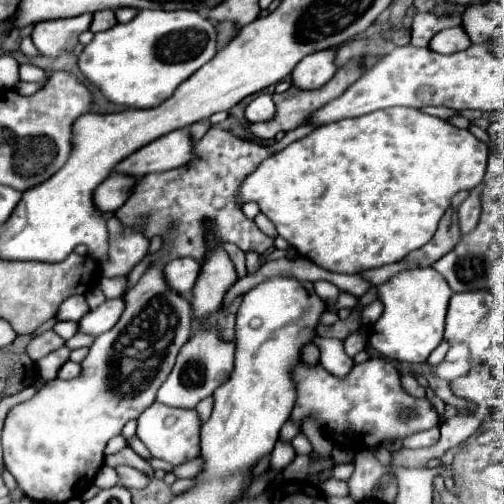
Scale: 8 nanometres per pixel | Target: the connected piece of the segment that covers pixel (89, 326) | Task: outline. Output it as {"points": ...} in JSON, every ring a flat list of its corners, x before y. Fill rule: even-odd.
{"points":[[121,297,117,299,107,299,105,303,101,303,97,309,91,309,89,313,85,313,81,319,79,319,79,333,85,333,85,335,101,335,105,331,109,331,117,319,121,317,121,311,123,311,125,303]]}

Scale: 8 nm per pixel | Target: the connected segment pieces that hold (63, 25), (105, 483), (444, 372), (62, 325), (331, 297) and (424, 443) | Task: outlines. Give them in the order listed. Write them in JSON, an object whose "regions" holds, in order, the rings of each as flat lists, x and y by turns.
{"regions":[[[85,13,79,17,71,17,71,19,43,21,33,27,31,39,41,55,59,57,77,45,79,33,89,29,91,19,93,19,93,15]],[[101,467,93,485,97,485,99,489,105,489,105,487,111,487,111,485,117,485,119,479,117,479,117,473,113,467]],[[461,359,461,361,453,361,453,363,443,361,443,363,437,365,435,375,439,375,439,377,451,381,451,379,457,379,457,377,461,377,461,375,467,375,471,369,473,369,471,359]],[[57,321,57,325,53,327,53,331,57,333,57,335,61,335,63,339,69,339,69,337,73,337,75,333,77,333,77,323,67,323,67,321]],[[315,281,313,285,315,285,315,293,317,293,319,297,323,297,323,299,329,301,329,307,335,305,337,295,339,295,339,289,337,289,333,283,329,283,329,281]],[[433,427,433,429,419,431,419,433,413,433,407,439,403,439,403,447,423,449,423,447,433,447,437,441,439,441,439,427]]]}

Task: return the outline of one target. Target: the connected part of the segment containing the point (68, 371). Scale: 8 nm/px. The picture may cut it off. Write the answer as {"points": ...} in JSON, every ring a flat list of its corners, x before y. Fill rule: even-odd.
{"points":[[67,361,67,363,63,363,63,365,59,367,57,377,59,377,59,379,73,379,73,377,77,377,79,373,81,373,81,365,79,365,79,363,73,363,73,361]]}

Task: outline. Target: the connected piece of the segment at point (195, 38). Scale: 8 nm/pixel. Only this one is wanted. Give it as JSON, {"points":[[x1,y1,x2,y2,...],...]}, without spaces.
{"points":[[143,9,129,23,117,23,109,31,95,33,93,41,85,45,79,55,79,71,115,105,151,109,161,105,173,95,173,91,189,79,199,67,203,67,217,53,217,33,209,19,197,11,151,11]]}

